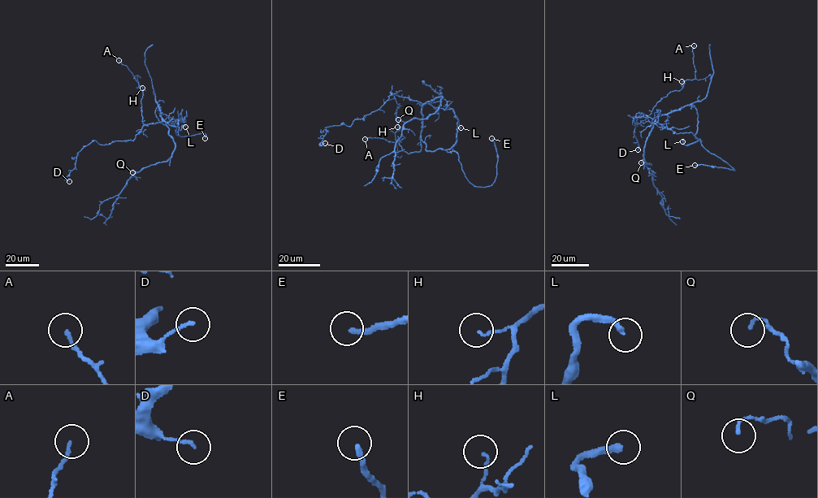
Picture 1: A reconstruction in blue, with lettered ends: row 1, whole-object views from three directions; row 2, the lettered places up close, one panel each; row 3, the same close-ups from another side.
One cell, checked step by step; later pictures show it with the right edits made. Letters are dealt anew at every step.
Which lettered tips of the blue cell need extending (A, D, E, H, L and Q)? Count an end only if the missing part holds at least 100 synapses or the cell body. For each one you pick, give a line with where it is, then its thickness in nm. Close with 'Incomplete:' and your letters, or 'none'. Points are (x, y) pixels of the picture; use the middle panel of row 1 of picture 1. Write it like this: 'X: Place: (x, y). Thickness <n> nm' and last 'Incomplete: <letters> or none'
E: Place: (491, 138). Thickness 220 nm
Incomplete: E

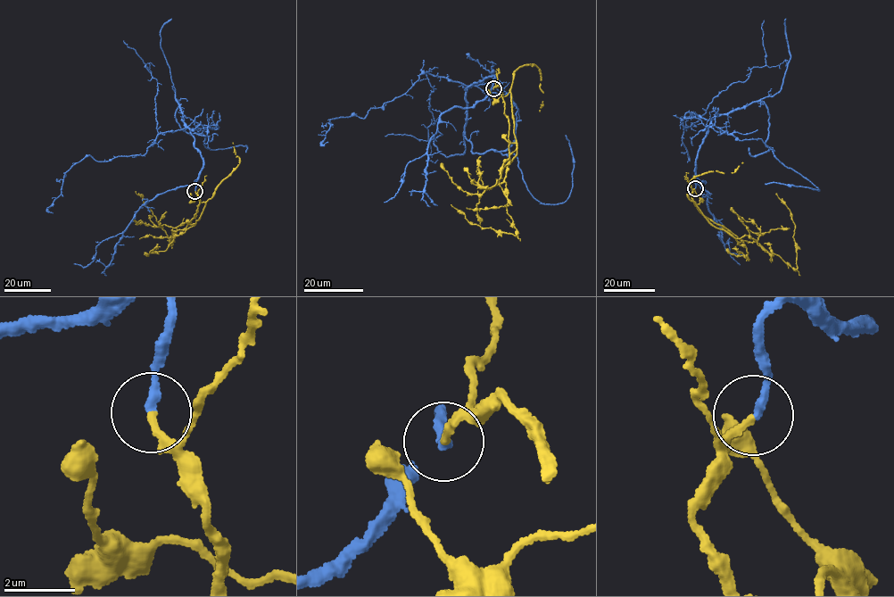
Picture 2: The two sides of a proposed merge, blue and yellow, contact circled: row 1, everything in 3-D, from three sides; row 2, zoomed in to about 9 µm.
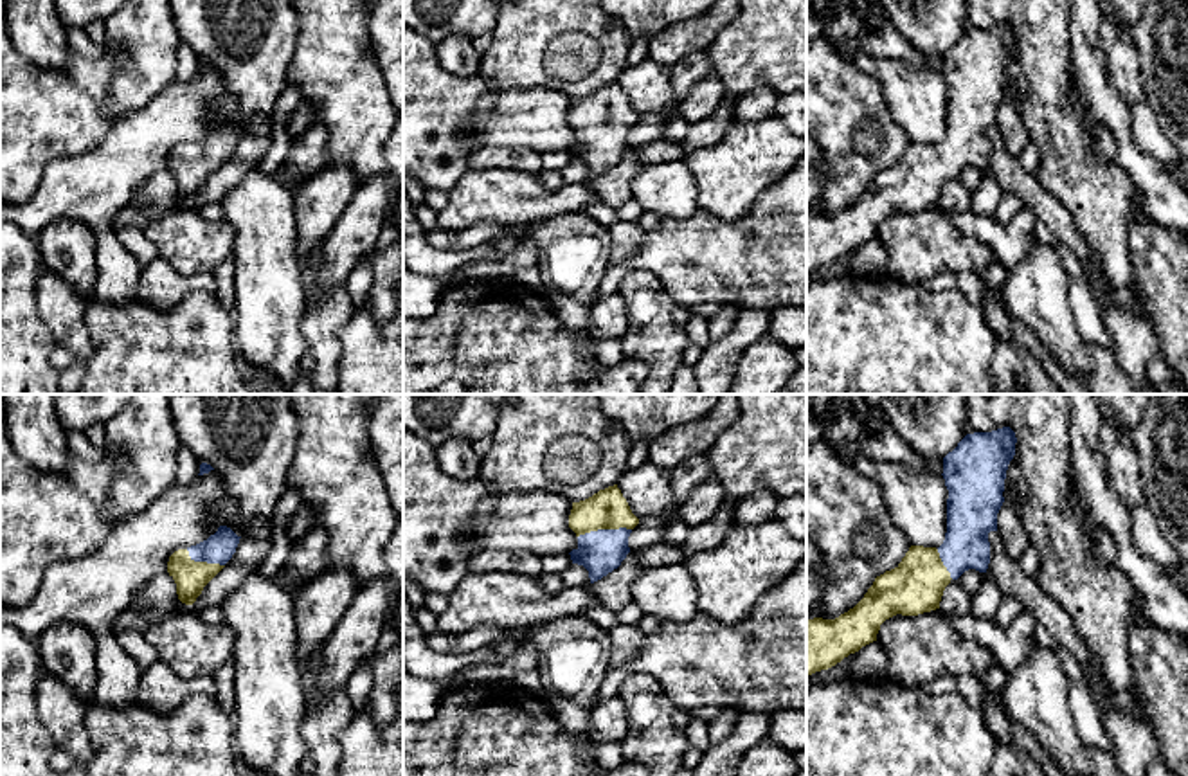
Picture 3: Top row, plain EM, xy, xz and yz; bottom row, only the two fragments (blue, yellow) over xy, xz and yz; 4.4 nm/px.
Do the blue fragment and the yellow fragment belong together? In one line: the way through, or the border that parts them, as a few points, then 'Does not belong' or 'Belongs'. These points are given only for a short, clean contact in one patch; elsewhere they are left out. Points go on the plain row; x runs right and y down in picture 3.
Path across: xz (602, 148), (603, 126), (605, 107). Belongs

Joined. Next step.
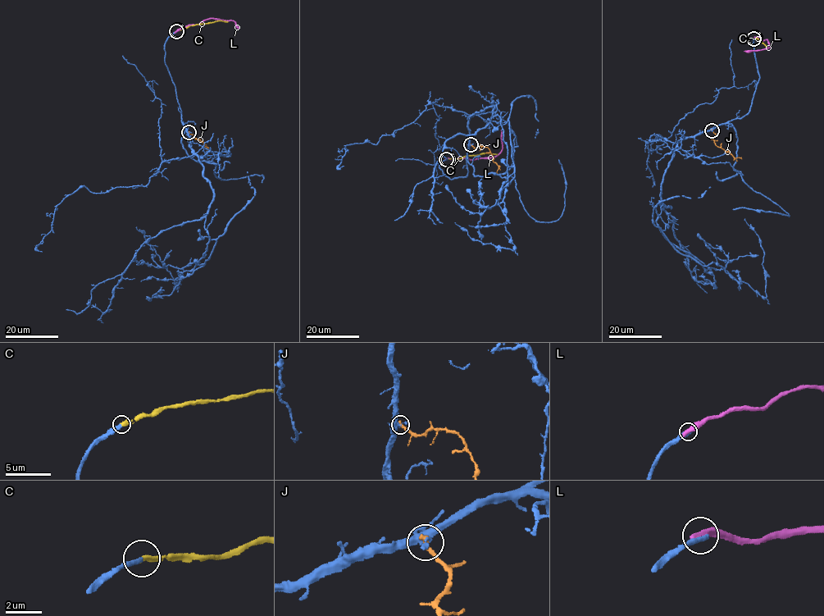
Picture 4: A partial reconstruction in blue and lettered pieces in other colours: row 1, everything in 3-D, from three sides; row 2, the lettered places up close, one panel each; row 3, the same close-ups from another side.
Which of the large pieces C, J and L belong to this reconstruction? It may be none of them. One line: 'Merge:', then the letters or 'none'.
Merge: C

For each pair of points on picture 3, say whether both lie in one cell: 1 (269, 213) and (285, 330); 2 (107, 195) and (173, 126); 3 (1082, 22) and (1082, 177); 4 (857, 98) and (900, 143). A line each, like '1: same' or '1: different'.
1: same
2: same
3: different
4: same

